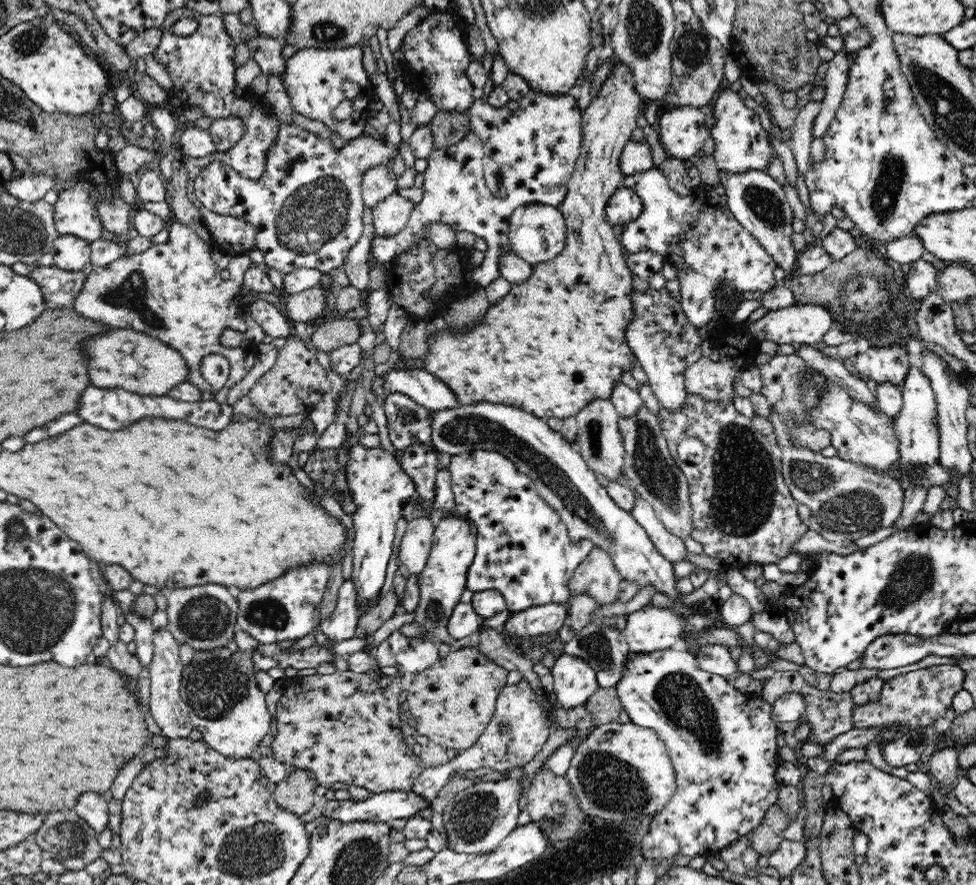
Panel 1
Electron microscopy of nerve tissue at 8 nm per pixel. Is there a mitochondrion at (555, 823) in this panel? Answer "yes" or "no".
yes

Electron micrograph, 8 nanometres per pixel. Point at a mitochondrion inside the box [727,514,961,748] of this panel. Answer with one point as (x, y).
(914, 576)

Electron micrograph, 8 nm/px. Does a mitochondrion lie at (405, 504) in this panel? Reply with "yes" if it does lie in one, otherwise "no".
no

